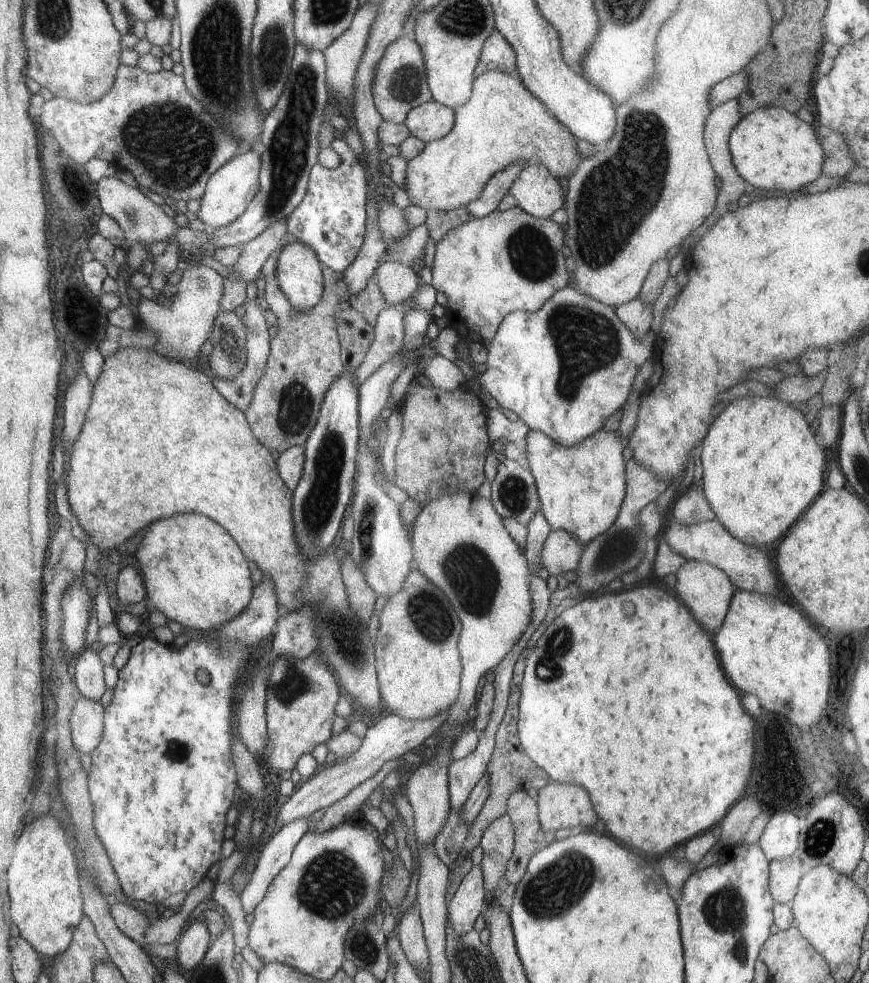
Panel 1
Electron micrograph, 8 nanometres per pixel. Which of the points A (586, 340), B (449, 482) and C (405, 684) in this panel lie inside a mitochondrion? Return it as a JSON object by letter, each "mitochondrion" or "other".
{"A":"mitochondrion","B":"other","C":"other"}

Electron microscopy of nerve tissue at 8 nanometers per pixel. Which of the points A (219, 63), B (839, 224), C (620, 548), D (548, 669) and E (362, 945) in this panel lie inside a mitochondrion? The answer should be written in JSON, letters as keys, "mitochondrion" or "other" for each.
{"A":"mitochondrion","B":"other","C":"mitochondrion","D":"mitochondrion","E":"mitochondrion"}

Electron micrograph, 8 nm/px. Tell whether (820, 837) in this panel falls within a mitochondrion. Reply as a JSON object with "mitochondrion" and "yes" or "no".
{"mitochondrion":"yes"}

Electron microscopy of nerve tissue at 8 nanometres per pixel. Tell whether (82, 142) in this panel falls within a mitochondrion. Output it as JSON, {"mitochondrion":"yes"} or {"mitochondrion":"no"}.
{"mitochondrion":"no"}

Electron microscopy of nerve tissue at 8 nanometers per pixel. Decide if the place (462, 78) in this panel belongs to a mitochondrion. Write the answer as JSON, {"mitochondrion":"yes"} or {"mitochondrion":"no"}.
{"mitochondrion":"no"}

